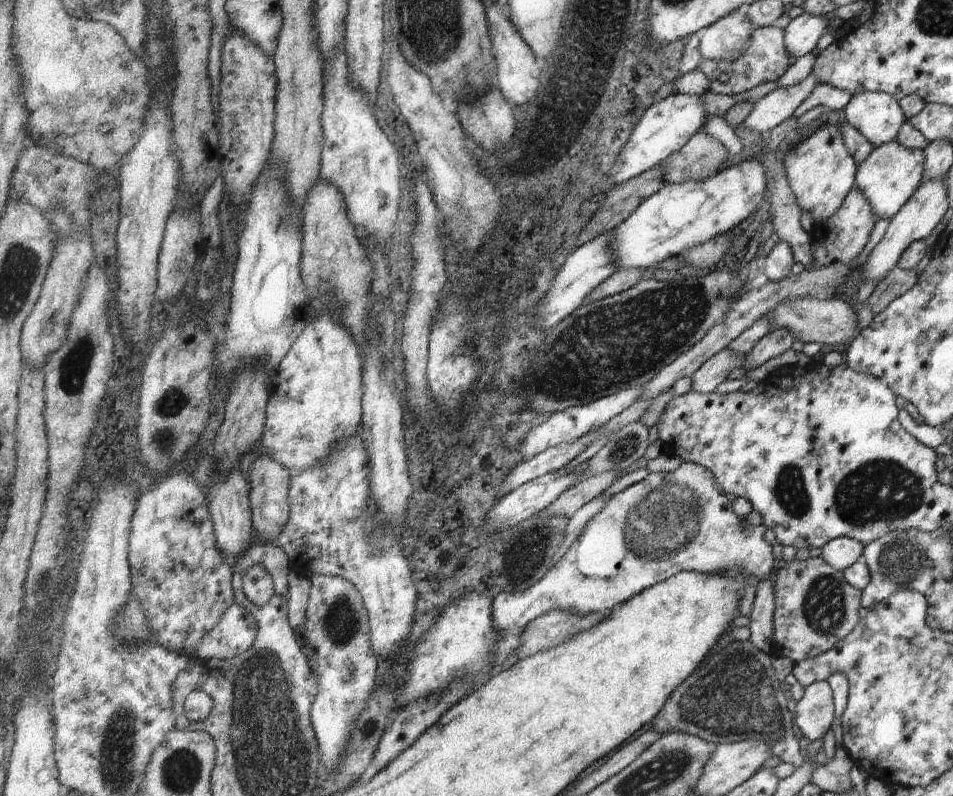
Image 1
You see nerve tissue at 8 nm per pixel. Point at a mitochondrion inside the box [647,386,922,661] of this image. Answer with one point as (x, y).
(825, 604)

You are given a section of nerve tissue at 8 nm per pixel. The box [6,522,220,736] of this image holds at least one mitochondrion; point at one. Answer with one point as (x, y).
(41, 586)

